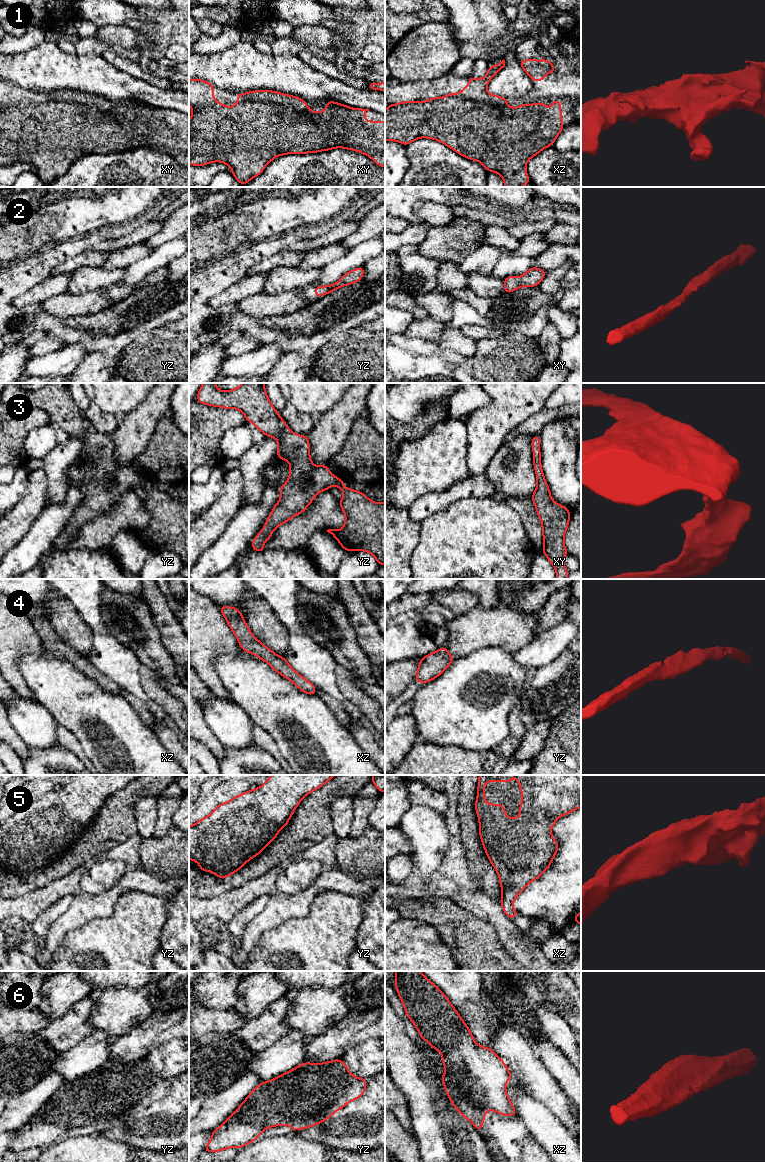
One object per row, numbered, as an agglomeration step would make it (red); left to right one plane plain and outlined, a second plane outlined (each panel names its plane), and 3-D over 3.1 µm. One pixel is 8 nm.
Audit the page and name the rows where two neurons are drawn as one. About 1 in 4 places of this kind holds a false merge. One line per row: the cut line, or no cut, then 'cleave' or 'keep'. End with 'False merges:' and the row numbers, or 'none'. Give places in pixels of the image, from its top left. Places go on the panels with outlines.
1: cut none; keep
2: cut none; keep
3: cut none; keep
4: cut none; keep
5: cut none; keep
6: cut none; keep
False merges: none

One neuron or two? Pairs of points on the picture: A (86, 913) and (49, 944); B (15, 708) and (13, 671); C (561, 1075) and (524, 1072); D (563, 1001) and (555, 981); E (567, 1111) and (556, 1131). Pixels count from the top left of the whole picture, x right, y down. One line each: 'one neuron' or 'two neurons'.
A: one neuron
B: two neurons
C: two neurons
D: one neuron
E: two neurons

